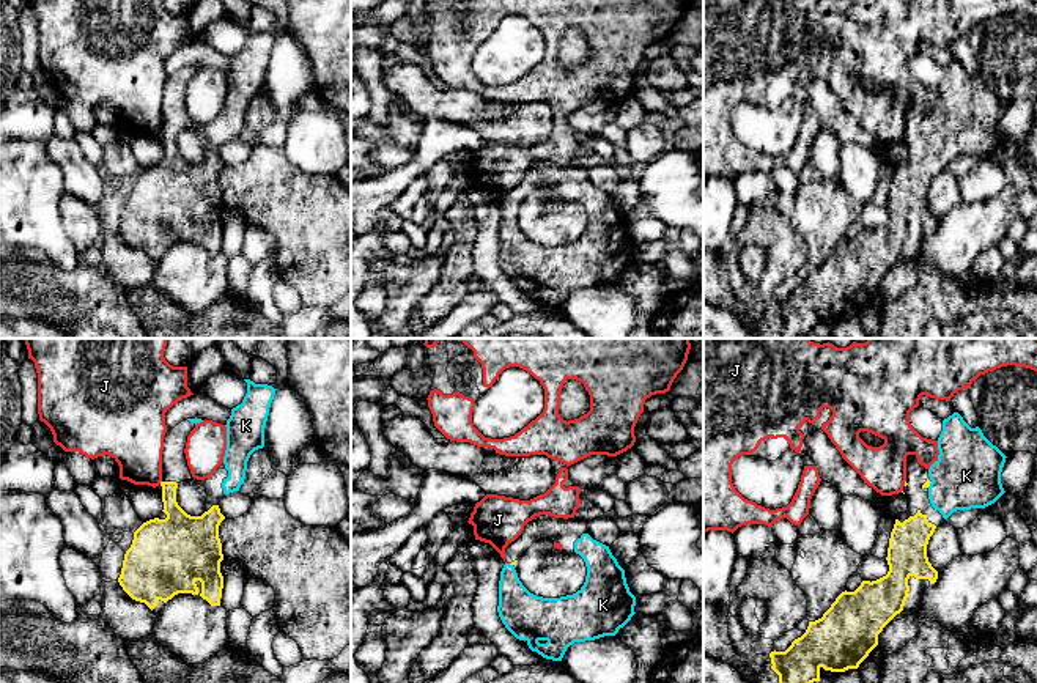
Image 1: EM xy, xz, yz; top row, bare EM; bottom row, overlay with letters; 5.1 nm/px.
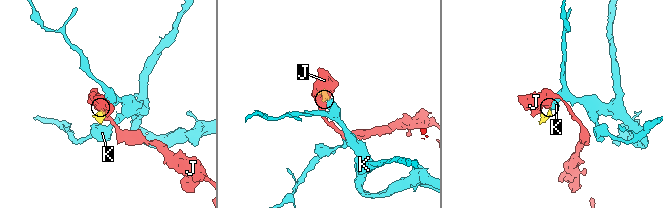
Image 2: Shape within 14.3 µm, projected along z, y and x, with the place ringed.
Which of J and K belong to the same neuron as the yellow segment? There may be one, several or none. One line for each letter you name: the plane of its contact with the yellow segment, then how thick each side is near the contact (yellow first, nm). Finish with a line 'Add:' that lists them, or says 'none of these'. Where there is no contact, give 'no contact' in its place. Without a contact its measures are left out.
K: contact in yz; calibres 30 and 340 nm
Add: K

